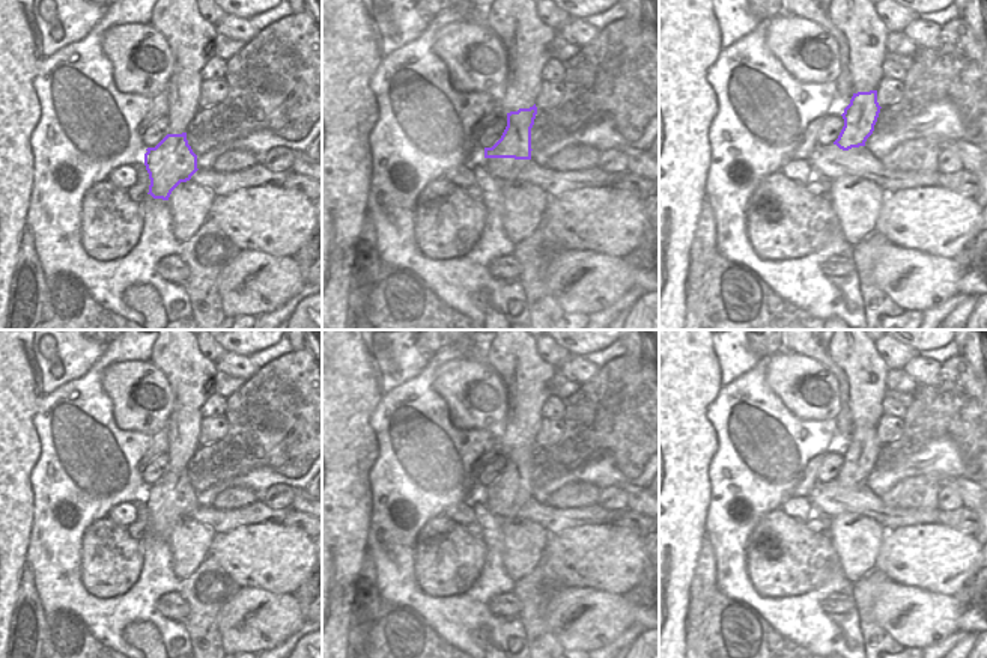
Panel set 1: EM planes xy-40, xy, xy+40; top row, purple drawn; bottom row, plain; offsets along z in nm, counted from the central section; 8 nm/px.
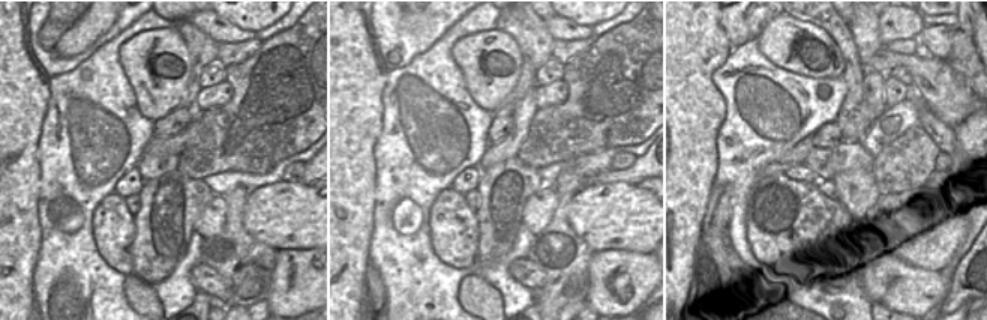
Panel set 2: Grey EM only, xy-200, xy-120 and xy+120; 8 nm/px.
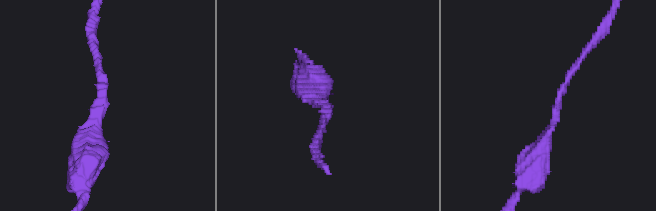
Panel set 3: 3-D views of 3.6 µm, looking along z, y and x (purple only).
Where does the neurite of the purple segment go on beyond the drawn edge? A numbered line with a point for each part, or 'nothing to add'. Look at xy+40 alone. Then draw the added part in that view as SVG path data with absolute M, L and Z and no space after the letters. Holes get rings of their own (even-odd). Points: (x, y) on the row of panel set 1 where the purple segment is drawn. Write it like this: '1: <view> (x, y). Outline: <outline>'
nothing to add

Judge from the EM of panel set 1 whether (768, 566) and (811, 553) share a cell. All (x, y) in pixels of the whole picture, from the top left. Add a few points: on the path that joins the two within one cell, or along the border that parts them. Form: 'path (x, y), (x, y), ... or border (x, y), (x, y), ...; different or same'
path (778, 565), (784, 559), (801, 559); same

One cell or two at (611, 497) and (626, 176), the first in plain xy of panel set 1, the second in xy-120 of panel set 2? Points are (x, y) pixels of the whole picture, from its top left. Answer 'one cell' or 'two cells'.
two cells

